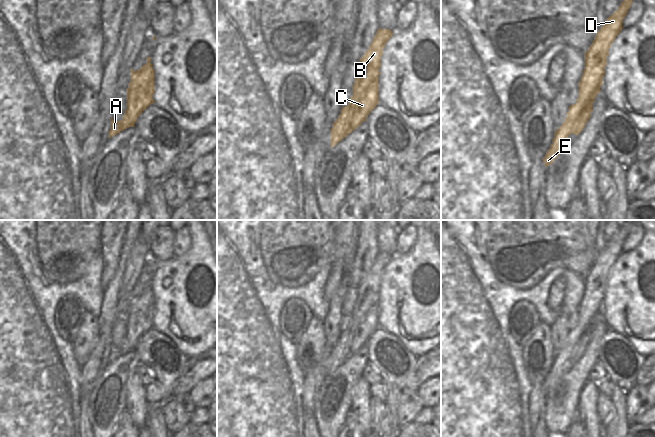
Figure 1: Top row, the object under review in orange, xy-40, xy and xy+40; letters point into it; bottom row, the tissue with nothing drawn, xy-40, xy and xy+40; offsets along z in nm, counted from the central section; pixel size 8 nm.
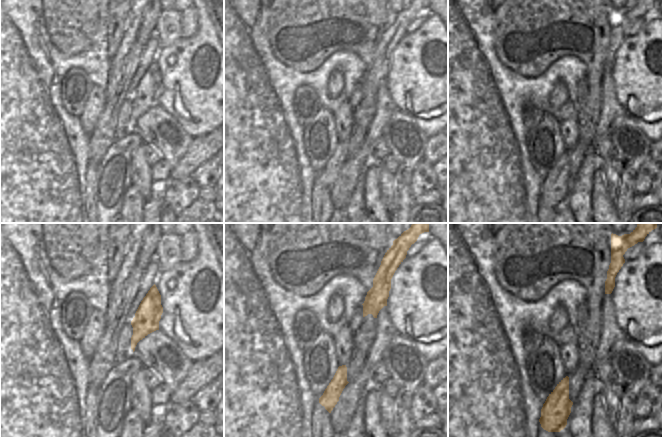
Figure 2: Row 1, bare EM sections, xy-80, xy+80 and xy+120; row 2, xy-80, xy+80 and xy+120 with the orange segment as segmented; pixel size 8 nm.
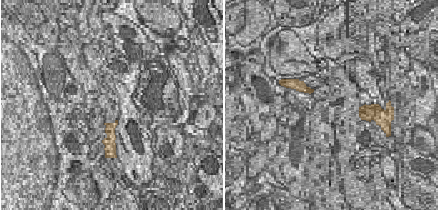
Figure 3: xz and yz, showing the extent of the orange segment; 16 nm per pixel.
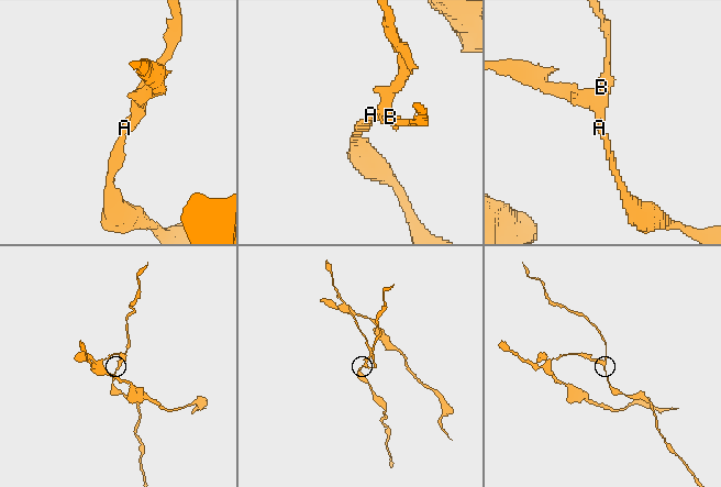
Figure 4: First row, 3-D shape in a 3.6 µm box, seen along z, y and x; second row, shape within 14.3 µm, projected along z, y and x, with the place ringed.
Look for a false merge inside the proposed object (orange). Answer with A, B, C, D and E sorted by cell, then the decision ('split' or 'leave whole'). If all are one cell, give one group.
groups A B D E / C; split

